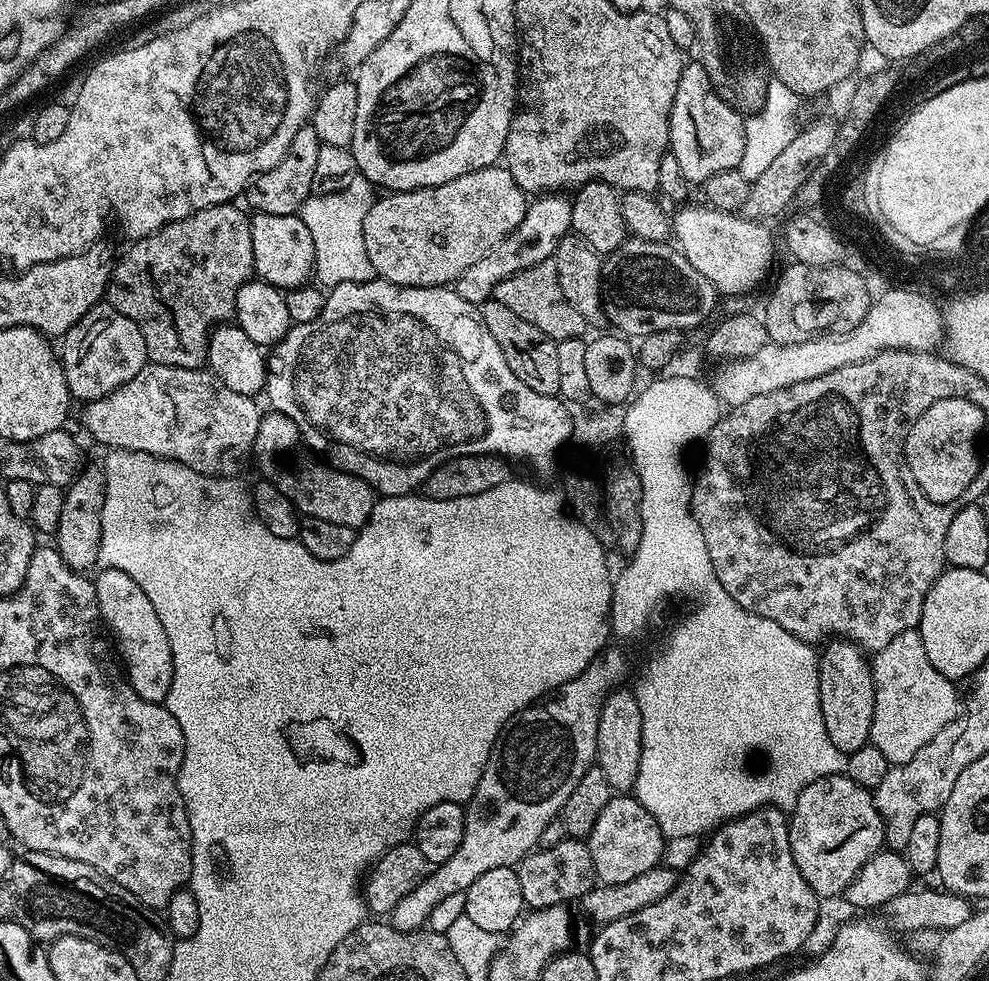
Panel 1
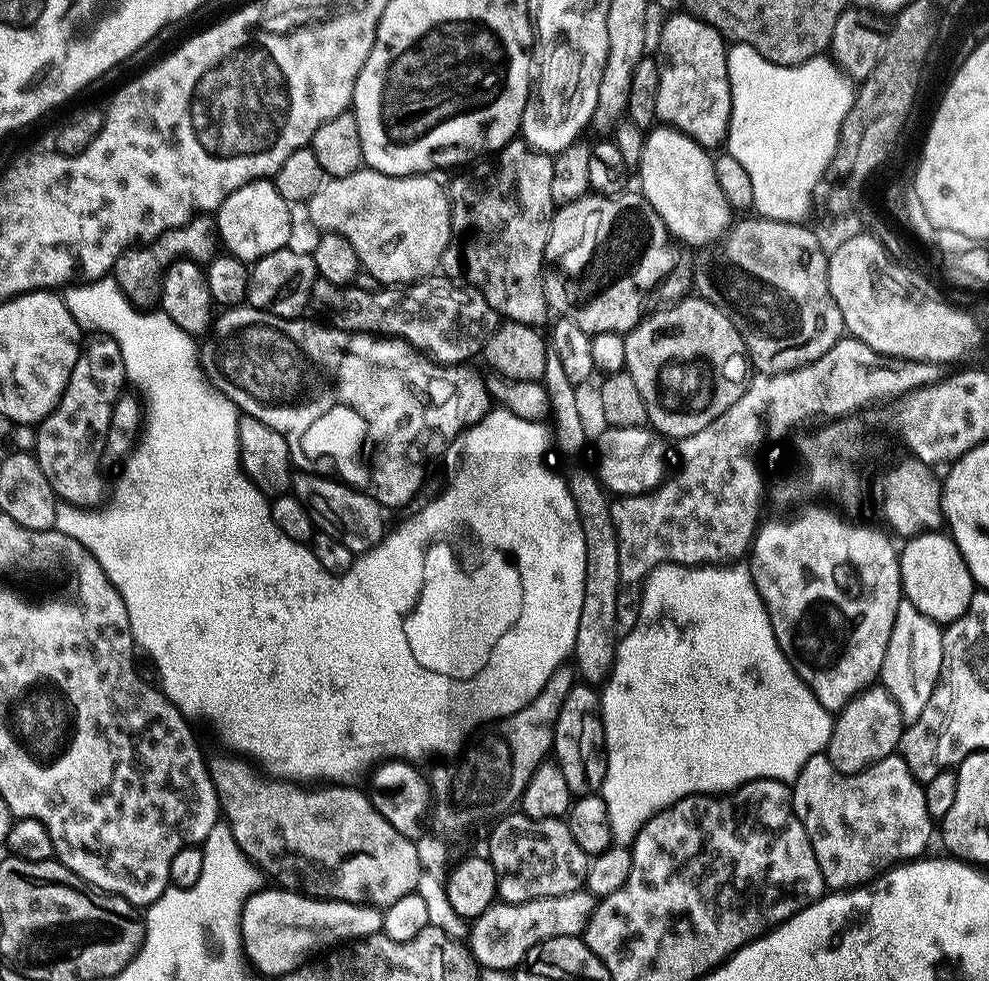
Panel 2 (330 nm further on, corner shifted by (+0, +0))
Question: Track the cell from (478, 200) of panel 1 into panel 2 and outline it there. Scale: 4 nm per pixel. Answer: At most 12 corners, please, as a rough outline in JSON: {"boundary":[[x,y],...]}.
{"boundary":[[432,174],[325,179],[308,220],[380,286],[415,284],[452,244]]}

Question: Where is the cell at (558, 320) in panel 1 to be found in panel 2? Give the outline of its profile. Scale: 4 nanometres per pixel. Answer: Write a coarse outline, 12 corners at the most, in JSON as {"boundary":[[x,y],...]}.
{"boundary":[[517,138],[447,185],[463,279],[550,316],[552,156]]}

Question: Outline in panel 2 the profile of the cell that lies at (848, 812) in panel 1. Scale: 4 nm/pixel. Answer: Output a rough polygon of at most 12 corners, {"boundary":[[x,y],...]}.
{"boundary":[[899,754],[791,781],[825,889],[867,885],[934,840]]}

